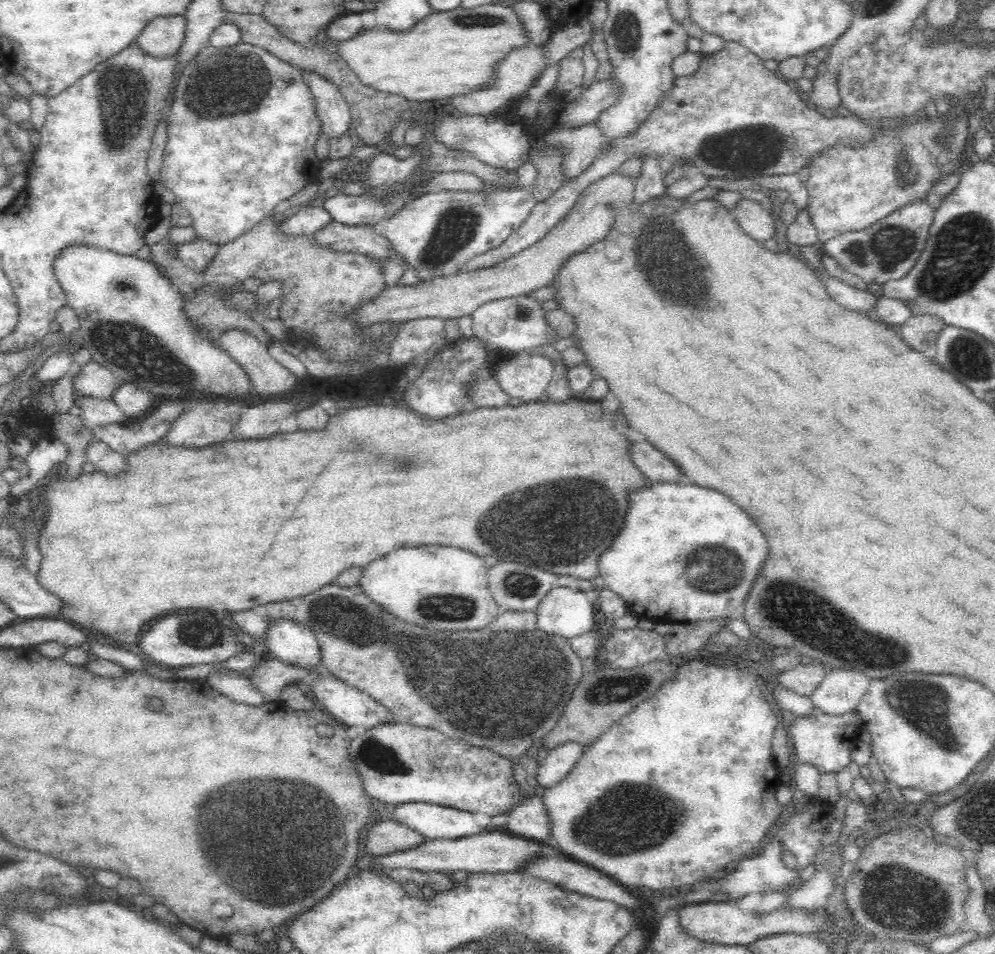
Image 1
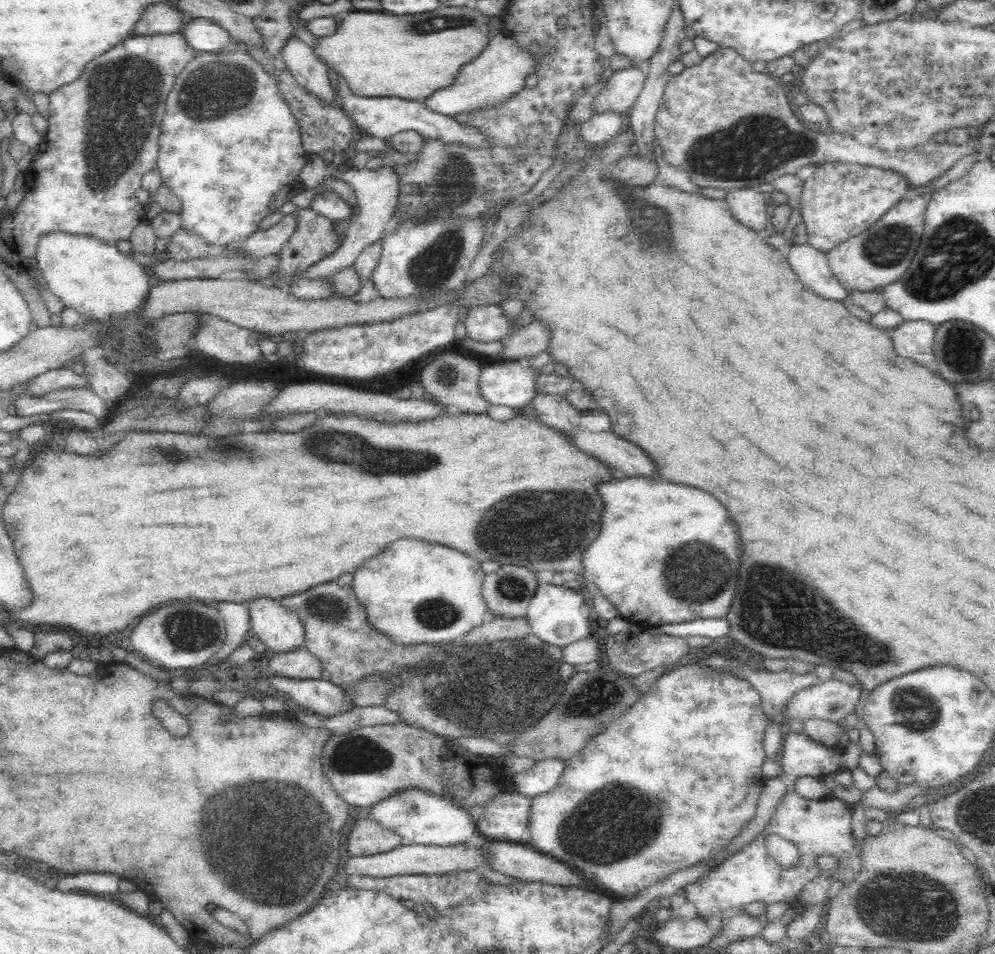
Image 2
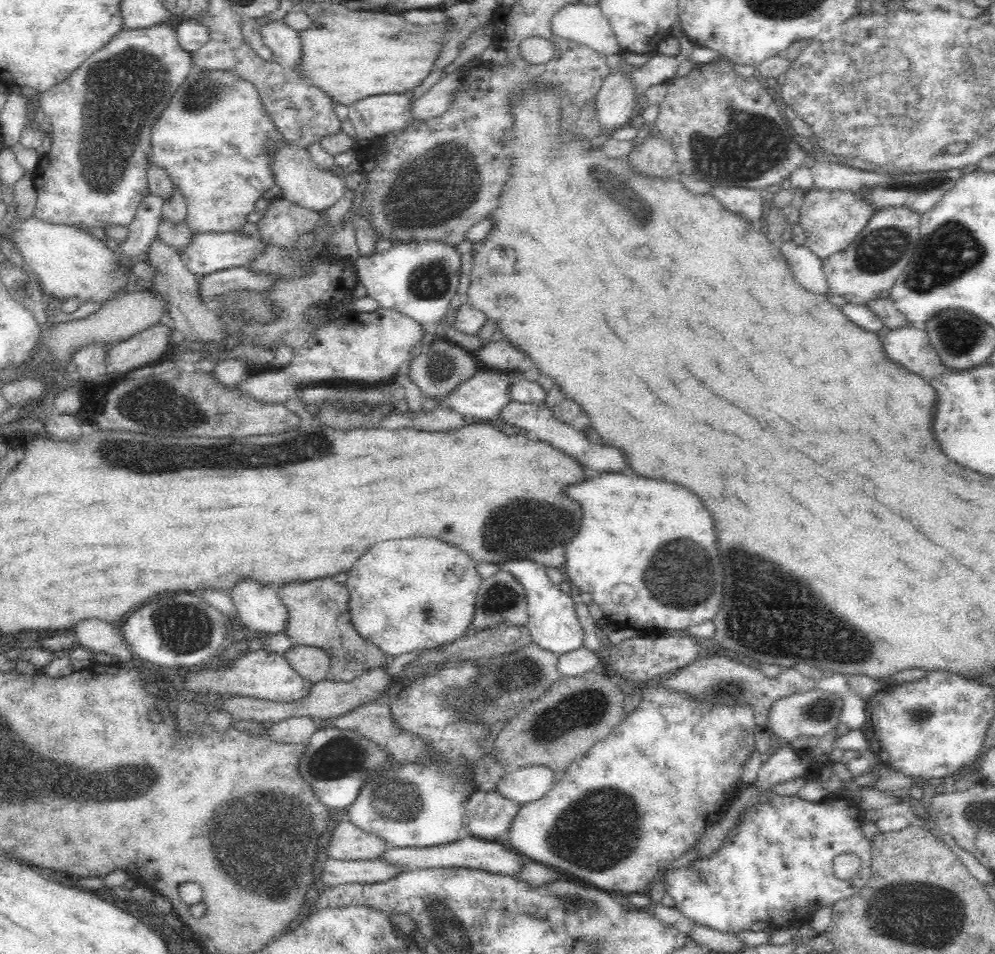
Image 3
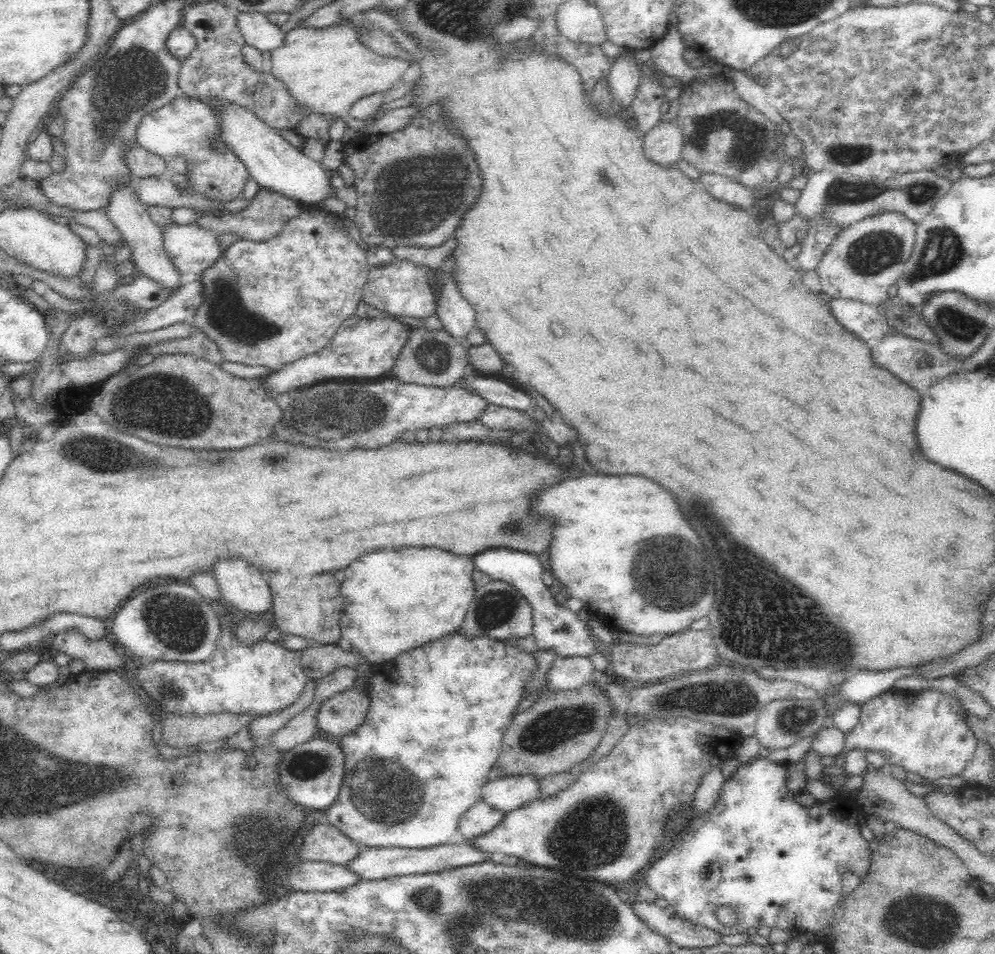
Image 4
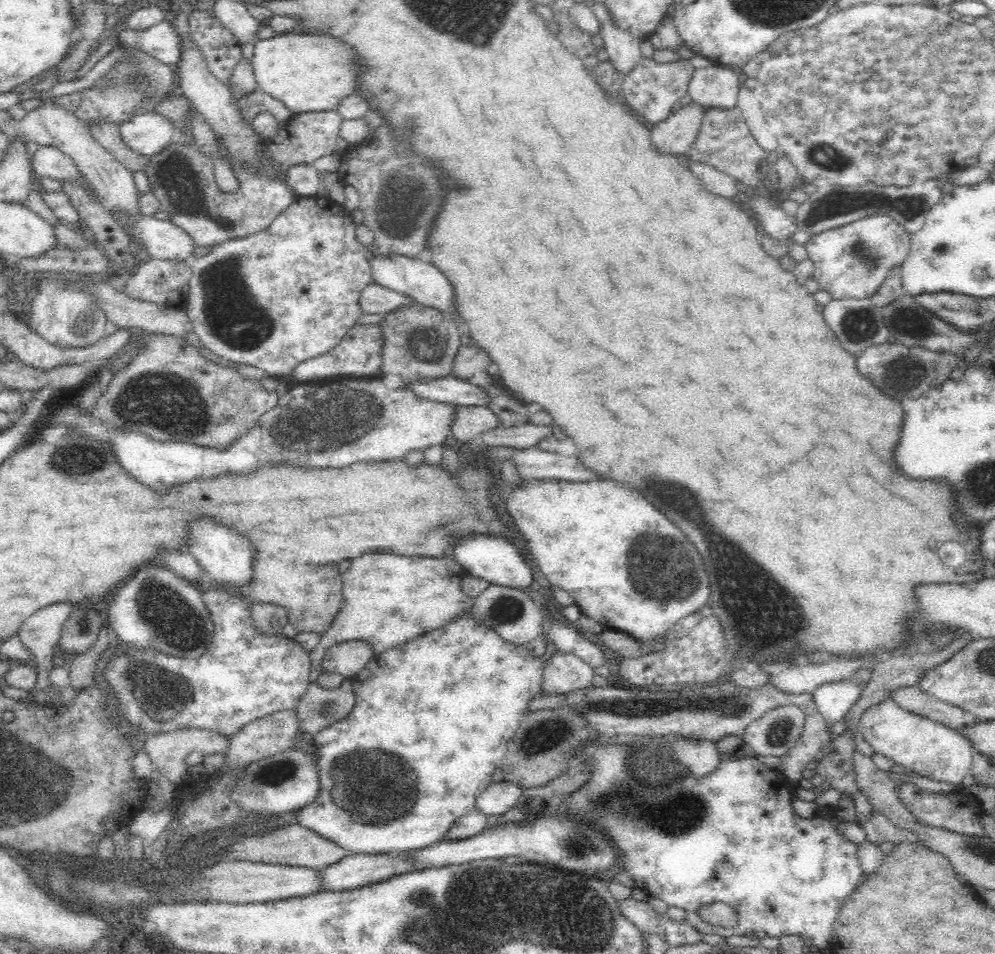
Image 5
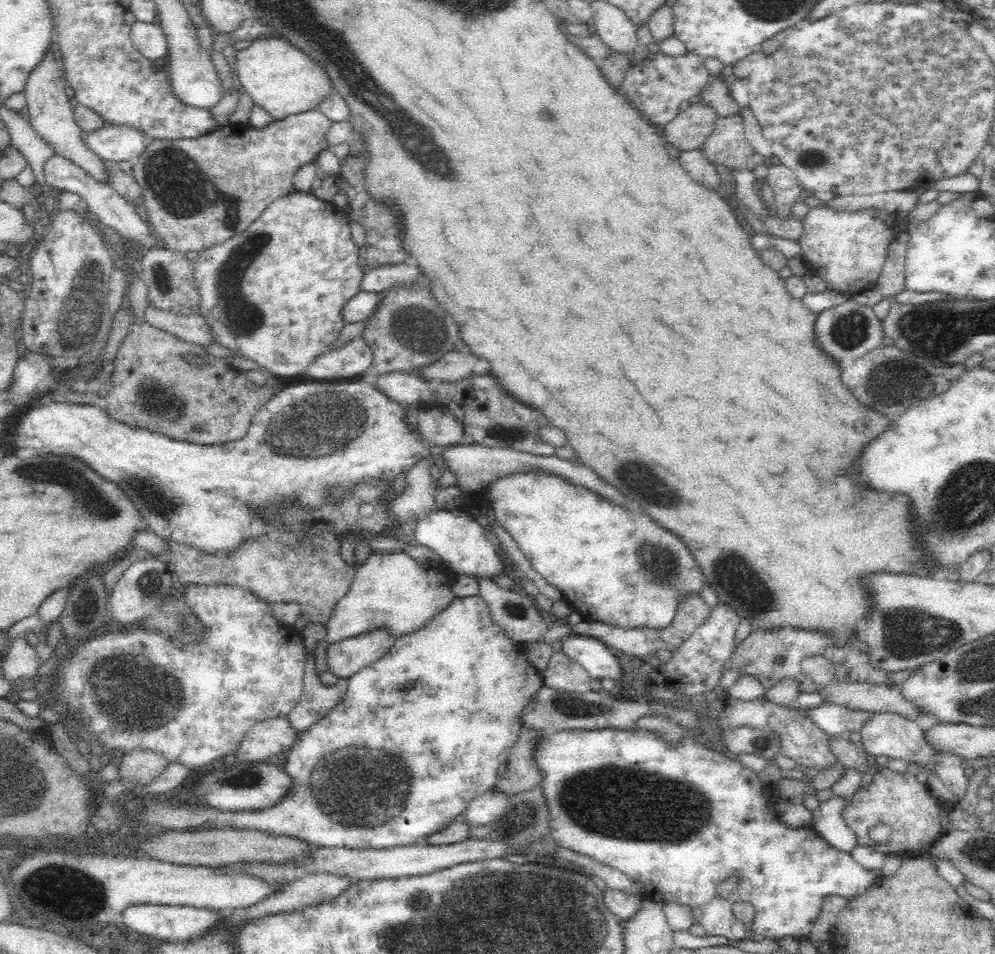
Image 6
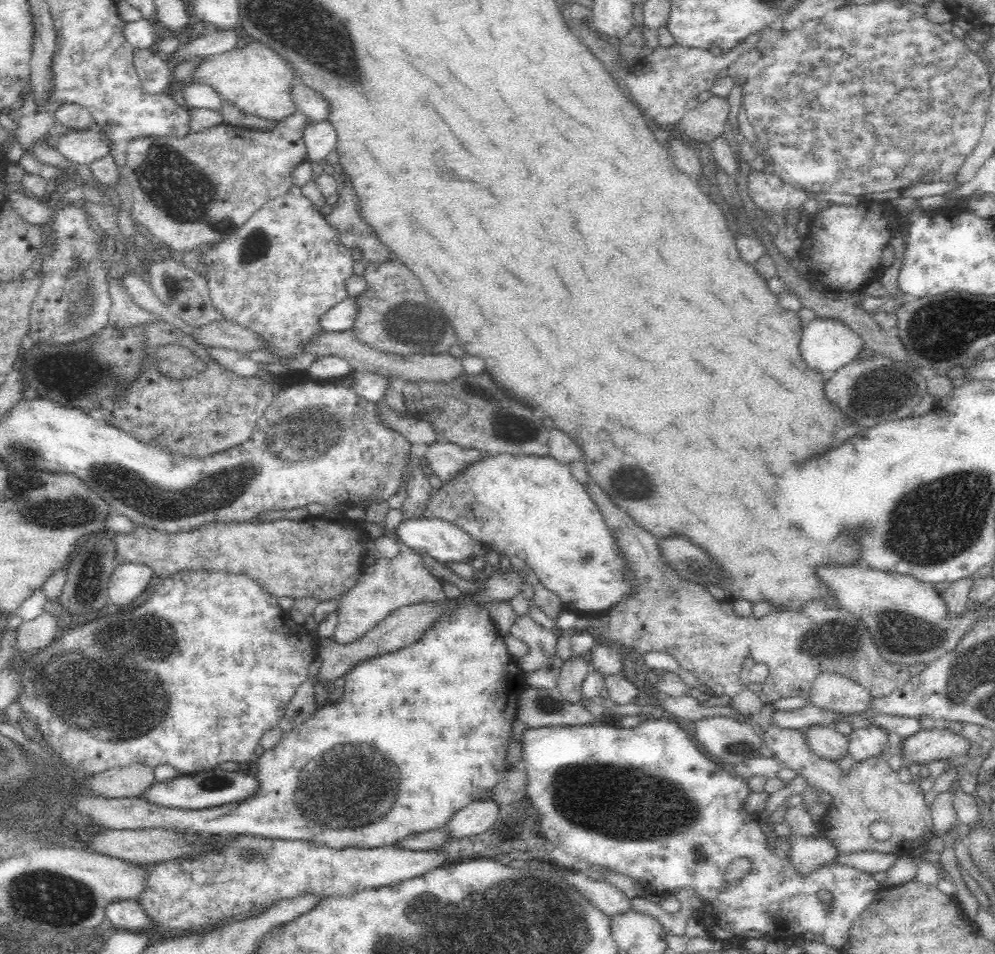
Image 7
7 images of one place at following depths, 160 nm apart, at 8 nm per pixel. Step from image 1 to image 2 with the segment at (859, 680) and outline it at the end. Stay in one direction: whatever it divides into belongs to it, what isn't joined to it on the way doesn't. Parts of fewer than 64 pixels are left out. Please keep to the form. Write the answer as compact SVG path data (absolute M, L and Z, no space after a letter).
M834 677L828 678L798 693L783 713L787 720L791 717L800 719L815 716L838 724L845 716L854 713L864 689L865 686L858 681L848 684Z

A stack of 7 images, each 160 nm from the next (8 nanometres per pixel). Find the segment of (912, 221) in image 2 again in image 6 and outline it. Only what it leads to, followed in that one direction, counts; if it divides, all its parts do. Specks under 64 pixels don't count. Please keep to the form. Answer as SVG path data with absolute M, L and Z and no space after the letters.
M826 207L809 208L806 216L801 219L803 231L799 237L801 254L807 263L808 274L824 280L826 288L851 296L850 286L853 285L854 294L860 294L871 289L879 280L891 240L900 230L898 221L884 211L867 210L855 213L832 212Z

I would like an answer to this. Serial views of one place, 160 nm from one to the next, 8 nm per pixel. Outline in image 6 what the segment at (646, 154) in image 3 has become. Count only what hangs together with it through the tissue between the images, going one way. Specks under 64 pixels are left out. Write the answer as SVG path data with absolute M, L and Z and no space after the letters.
M702 103L690 104L670 122L659 127L663 140L680 152L688 152L699 147L710 134L717 116L710 107Z

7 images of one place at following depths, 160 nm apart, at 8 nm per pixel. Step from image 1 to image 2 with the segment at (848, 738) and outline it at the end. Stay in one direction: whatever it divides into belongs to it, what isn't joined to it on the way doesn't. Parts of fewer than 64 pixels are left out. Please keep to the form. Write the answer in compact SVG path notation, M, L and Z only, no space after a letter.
M790 731L783 740L781 774L786 773L787 780L804 774L821 778L834 774L842 768L845 746L846 742L822 744L805 731Z

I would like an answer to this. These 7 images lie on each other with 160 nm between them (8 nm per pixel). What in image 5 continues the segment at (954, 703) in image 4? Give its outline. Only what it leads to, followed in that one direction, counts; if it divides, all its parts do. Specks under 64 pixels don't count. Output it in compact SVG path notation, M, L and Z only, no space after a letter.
M891 696L864 708L856 729L875 753L887 756L893 764L902 764L907 771L954 784L957 789L962 779L970 774L974 744L962 729L946 726L925 714L914 714L902 708Z

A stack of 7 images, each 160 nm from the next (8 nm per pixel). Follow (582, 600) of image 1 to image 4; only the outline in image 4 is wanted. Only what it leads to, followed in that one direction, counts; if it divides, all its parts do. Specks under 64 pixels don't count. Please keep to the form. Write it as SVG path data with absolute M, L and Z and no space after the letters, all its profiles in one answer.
M510 549L485 550L481 555L473 556L476 568L487 572L494 580L502 580L515 586L530 603L532 615L532 636L541 651L552 651L558 657L590 656L598 647L598 641L588 628L588 622L580 619L568 607L558 603L556 596L550 592L549 586L542 581L545 571L538 555L518 552Z

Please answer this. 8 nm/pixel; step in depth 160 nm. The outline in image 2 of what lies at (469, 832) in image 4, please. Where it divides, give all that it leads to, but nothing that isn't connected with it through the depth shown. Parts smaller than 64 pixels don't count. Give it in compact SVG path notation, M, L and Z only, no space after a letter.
M516 790L493 798L478 820L479 838L528 844L534 838L530 827L532 801L532 796Z

